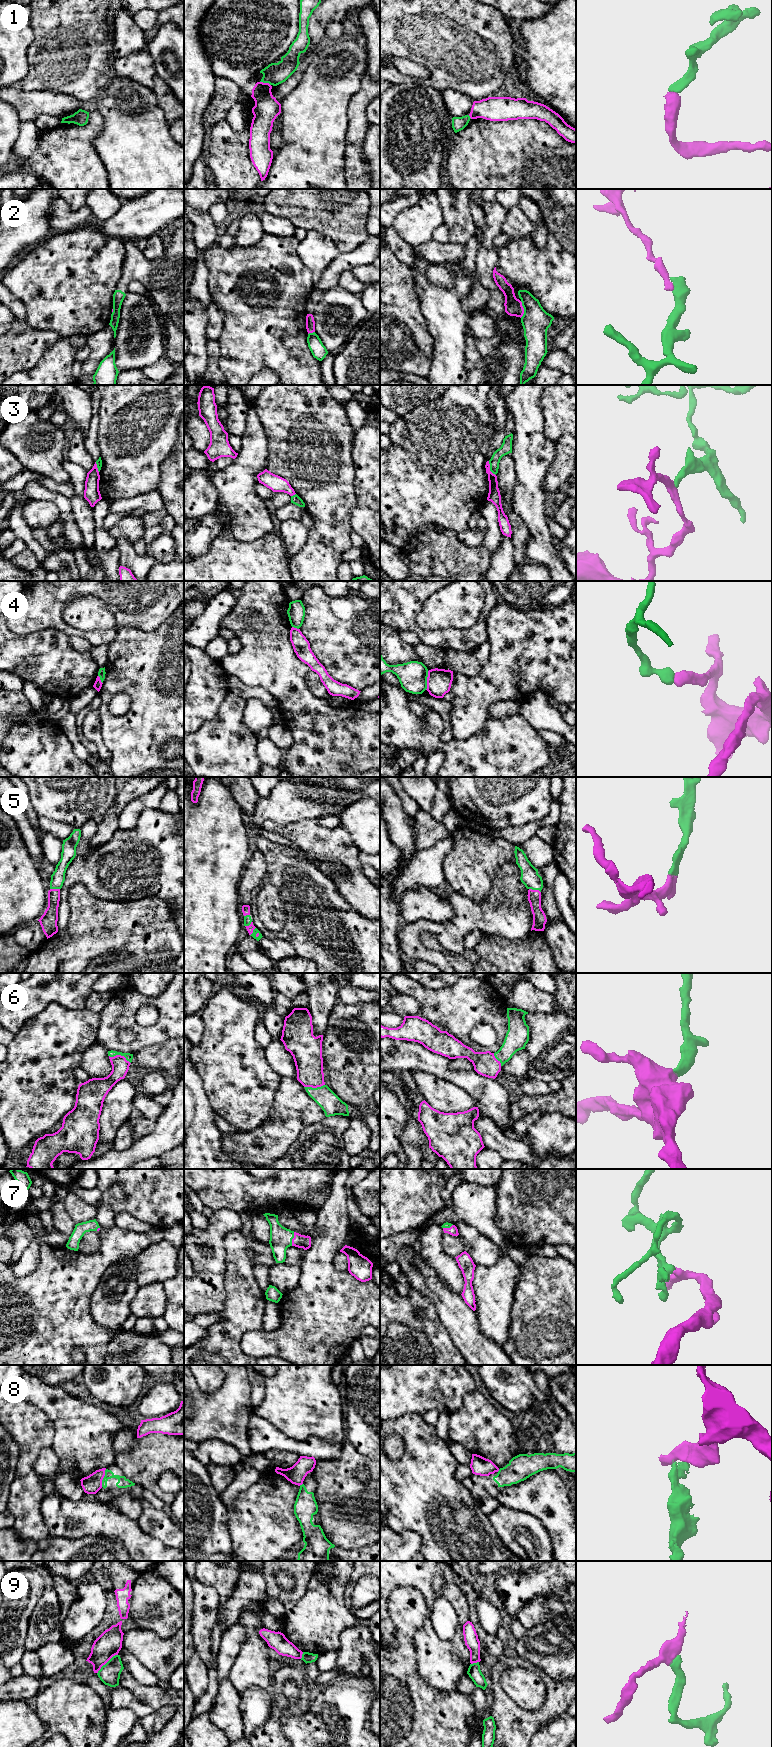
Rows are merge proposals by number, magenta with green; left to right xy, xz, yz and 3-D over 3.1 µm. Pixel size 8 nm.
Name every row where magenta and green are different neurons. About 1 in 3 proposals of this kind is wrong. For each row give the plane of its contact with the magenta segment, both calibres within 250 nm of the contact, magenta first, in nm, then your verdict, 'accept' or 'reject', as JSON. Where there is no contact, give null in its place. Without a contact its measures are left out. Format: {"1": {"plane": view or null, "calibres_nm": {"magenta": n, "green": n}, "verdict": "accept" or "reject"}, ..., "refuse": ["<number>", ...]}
{"1": {"plane": "xz", "calibres_nm": {"magenta": 200, "green": 180}, "verdict": "reject"}, "2": {"plane": "yz", "calibres_nm": {"magenta": 140, "green": 220}, "verdict": "accept"}, "3": {"plane": "yz", "calibres_nm": {"magenta": 100, "green": 90}, "verdict": "reject"}, "4": {"plane": "yz", "calibres_nm": {"magenta": 200, "green": 220}, "verdict": "reject"}, "5": {"plane": "yz", "calibres_nm": {"magenta": 110, "green": 150}, "verdict": "accept"}, "6": {"plane": "xy", "calibres_nm": {"magenta": 140, "green": 60}, "verdict": "accept"}, "7": {"plane": "xz", "calibres_nm": {"magenta": 110, "green": 180}, "verdict": "accept"}, "8": {"plane": "xy", "calibres_nm": {"magenta": 150, "green": 80}, "verdict": "reject"}, "9": {"plane": "xy", "calibres_nm": {"magenta": 200, "green": 170}, "verdict": "reject"}, "refuse": ["1", "3", "4", "8", "9"]}

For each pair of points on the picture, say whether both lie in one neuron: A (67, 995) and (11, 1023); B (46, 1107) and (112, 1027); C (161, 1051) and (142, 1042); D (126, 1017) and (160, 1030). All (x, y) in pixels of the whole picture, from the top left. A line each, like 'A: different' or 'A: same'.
A: same
B: different
C: different
D: same

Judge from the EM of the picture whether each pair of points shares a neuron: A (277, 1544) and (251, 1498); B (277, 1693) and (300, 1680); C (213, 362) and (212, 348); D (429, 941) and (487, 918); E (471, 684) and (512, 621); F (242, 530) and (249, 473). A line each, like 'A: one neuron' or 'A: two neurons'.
A: one neuron
B: one neuron
C: one neuron
D: two neurons
E: one neuron
F: one neuron

